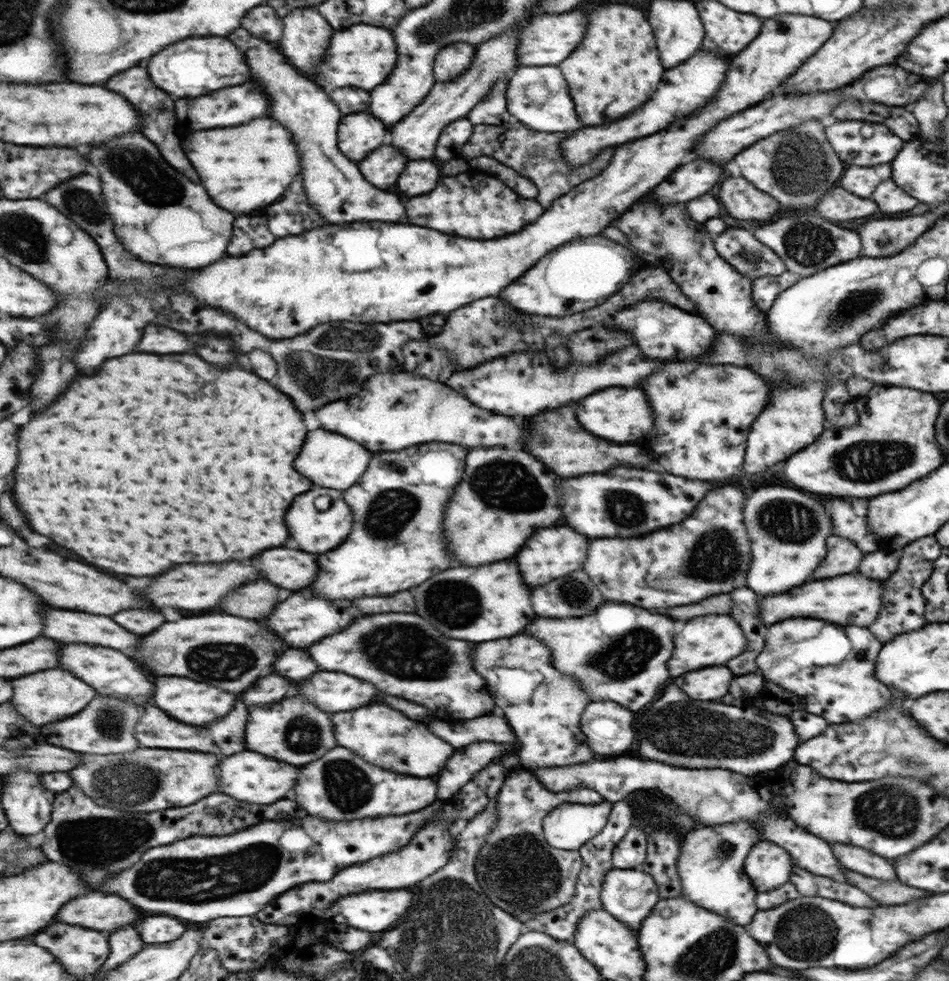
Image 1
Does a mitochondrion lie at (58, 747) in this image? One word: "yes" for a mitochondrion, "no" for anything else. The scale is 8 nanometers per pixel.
no

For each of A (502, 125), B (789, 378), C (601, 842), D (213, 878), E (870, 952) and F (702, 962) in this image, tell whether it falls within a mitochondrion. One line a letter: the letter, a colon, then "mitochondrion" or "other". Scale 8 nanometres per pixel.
A: other
B: mitochondrion
C: other
D: mitochondrion
E: other
F: mitochondrion

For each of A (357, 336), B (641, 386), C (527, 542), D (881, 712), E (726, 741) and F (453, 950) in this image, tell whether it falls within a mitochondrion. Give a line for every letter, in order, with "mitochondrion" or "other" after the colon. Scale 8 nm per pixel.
A: mitochondrion
B: other
C: other
D: other
E: mitochondrion
F: mitochondrion

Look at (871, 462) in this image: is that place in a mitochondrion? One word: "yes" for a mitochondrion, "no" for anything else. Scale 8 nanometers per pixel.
yes

